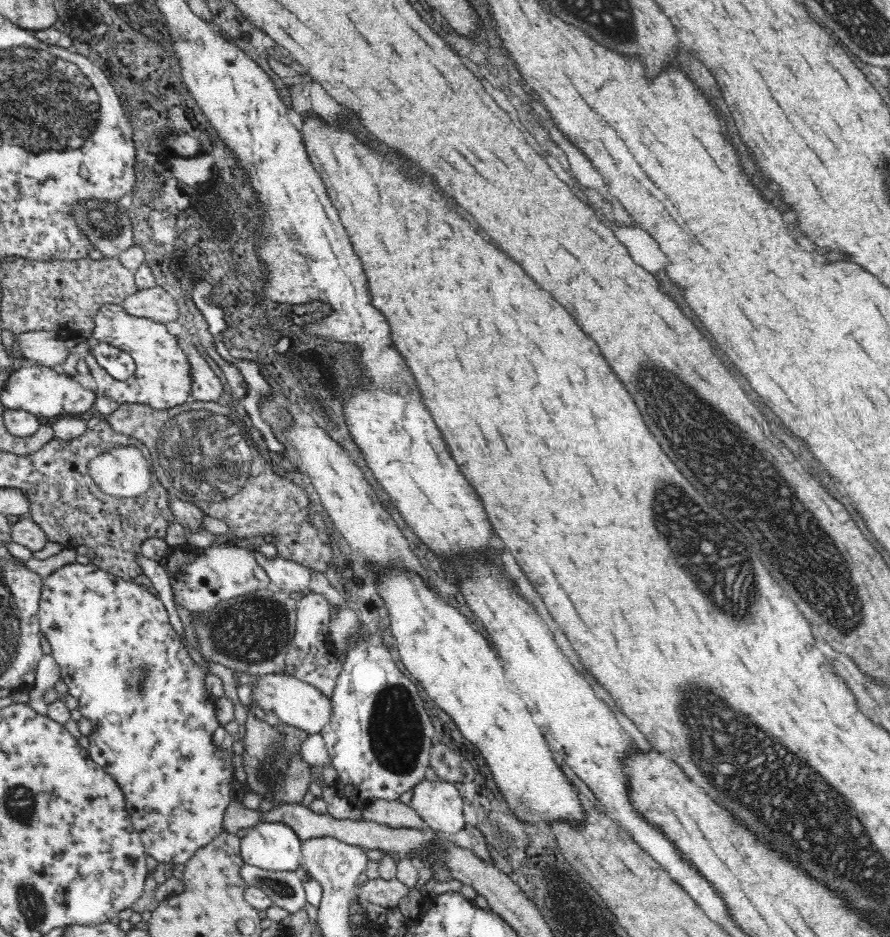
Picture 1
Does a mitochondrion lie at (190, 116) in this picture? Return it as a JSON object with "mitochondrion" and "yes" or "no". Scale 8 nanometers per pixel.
{"mitochondrion":"no"}

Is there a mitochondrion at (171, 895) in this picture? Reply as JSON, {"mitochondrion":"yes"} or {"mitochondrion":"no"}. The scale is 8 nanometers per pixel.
{"mitochondrion":"no"}

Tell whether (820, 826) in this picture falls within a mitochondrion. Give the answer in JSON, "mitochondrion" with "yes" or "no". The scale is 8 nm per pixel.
{"mitochondrion":"yes"}

